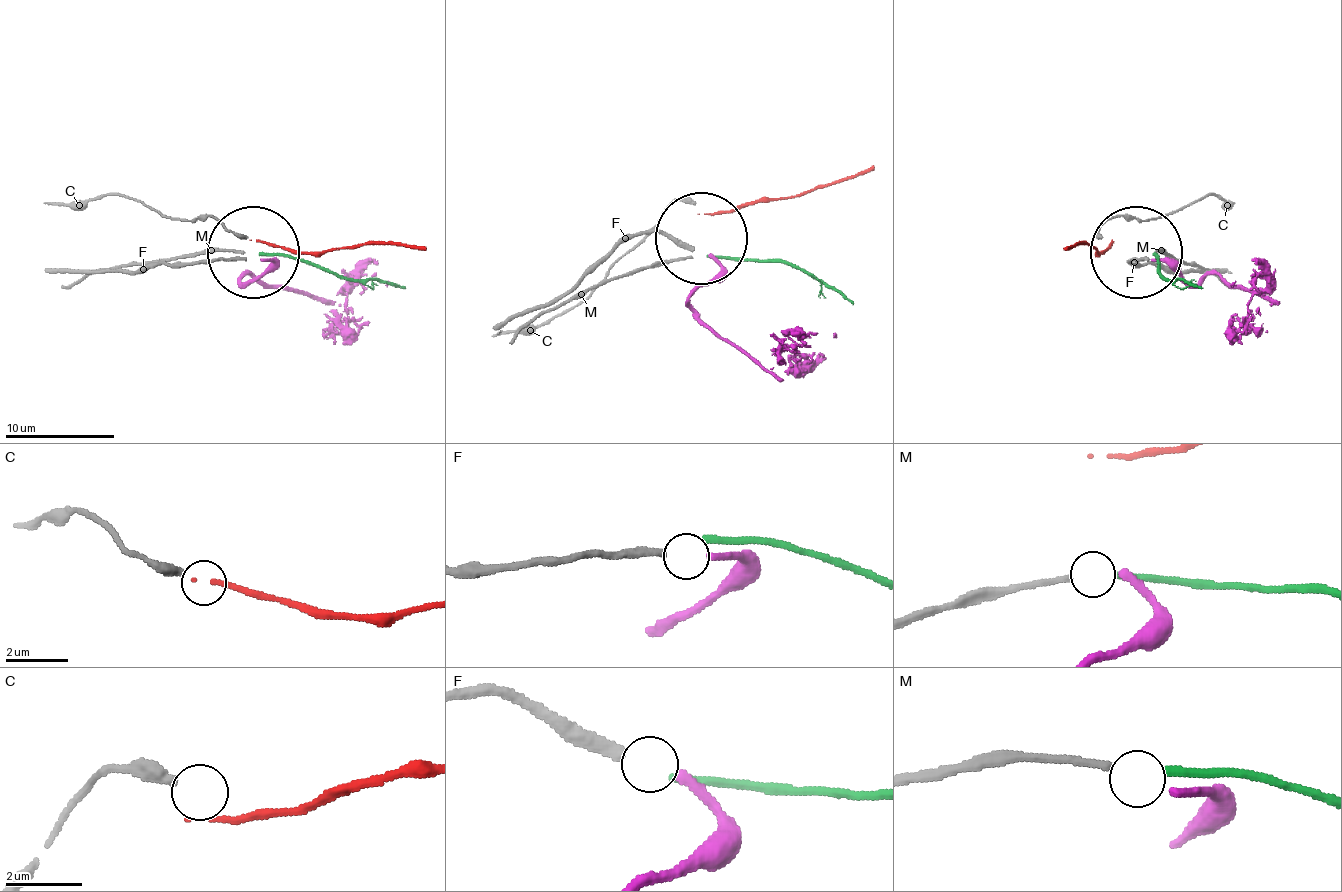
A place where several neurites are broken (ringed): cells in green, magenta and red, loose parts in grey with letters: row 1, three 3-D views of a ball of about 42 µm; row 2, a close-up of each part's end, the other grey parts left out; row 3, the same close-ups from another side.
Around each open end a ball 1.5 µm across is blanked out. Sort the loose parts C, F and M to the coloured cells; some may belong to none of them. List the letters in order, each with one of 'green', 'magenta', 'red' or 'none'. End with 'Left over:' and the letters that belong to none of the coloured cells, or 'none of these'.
C: none
F: magenta
M: green
Left over: C

